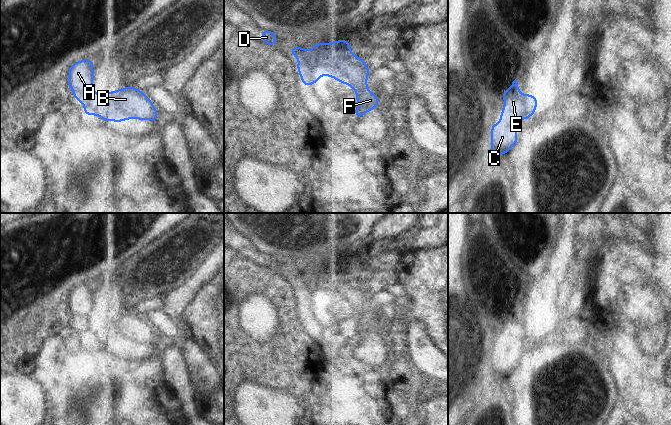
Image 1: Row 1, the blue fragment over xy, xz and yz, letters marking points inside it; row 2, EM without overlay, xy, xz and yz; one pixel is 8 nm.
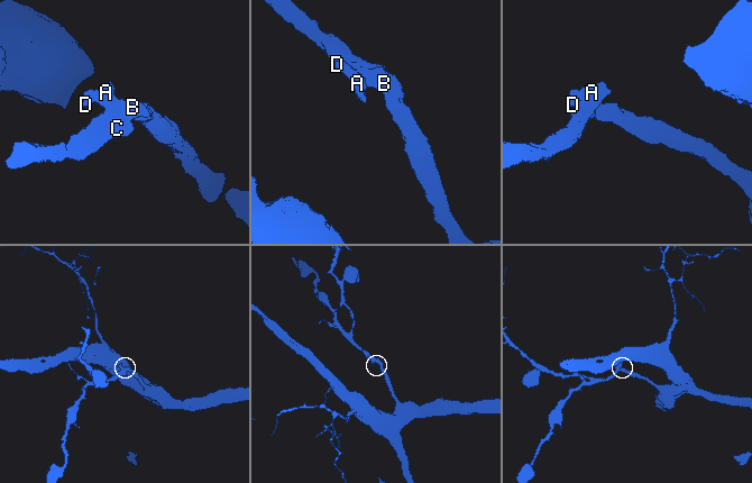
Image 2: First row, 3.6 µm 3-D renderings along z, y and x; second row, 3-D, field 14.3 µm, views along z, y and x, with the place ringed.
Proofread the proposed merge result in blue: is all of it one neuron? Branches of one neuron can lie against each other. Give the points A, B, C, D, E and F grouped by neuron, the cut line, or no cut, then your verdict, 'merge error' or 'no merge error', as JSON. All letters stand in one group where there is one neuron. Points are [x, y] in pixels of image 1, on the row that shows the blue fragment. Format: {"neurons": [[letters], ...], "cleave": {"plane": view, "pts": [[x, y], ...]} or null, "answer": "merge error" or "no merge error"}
{"neurons": [["A", "D"], ["B", "C", "E", "F"]], "cleave": {"plane": "xz", "pts": [[306, 51], [311, 57], [319, 60], [319, 69], [322, 72]]}, "answer": "merge error"}

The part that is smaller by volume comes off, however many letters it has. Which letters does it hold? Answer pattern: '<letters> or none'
A, D.

